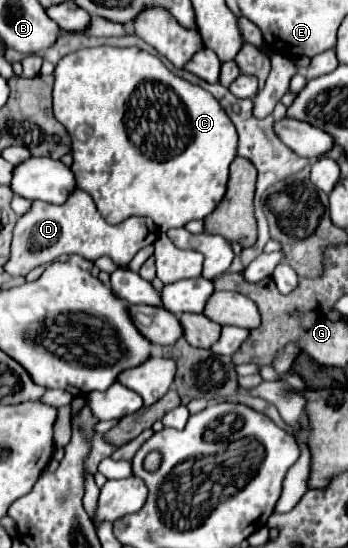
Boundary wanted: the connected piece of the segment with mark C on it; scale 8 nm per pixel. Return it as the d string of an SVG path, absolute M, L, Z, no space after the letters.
M138 47L80 49L80 51L70 53L64 59L60 59L60 63L56 65L54 77L56 77L56 83L54 83L54 117L68 129L70 139L72 139L72 157L74 157L72 171L76 175L78 189L92 195L98 211L102 213L102 217L110 225L122 223L124 219L134 217L134 215L142 215L142 217L150 217L162 231L168 231L172 227L184 227L188 221L204 219L220 205L220 201L224 199L226 189L228 189L230 163L238 155L238 133L236 133L230 117L226 117L220 103L206 89L202 89L200 85L192 85L190 81L174 75L156 55L142 51Z

